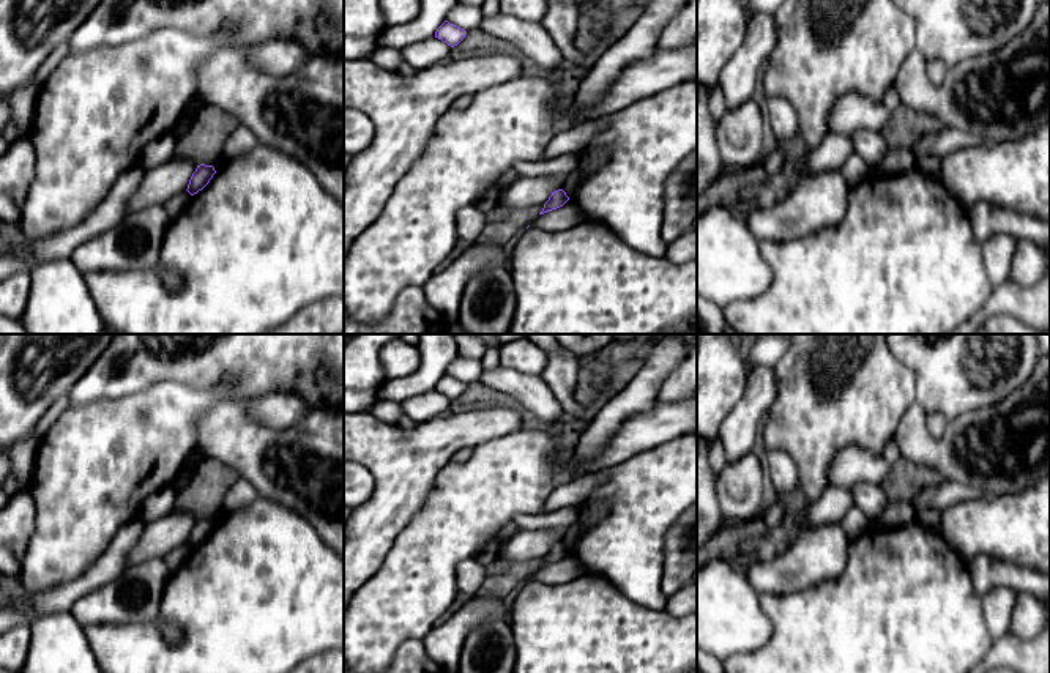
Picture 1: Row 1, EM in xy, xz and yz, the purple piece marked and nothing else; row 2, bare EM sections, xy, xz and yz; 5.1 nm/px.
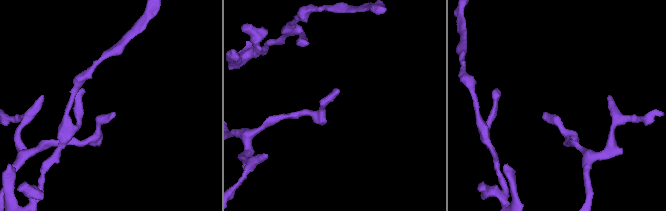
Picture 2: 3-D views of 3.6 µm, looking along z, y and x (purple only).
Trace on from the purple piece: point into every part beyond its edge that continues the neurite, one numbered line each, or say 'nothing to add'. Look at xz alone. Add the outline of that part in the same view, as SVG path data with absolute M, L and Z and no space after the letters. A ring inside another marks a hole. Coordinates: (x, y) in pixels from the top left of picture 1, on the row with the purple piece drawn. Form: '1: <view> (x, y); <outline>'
nothing to add

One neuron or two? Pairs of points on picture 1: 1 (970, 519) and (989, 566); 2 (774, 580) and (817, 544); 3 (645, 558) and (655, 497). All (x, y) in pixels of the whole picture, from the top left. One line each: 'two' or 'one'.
1: two
2: one
3: one

